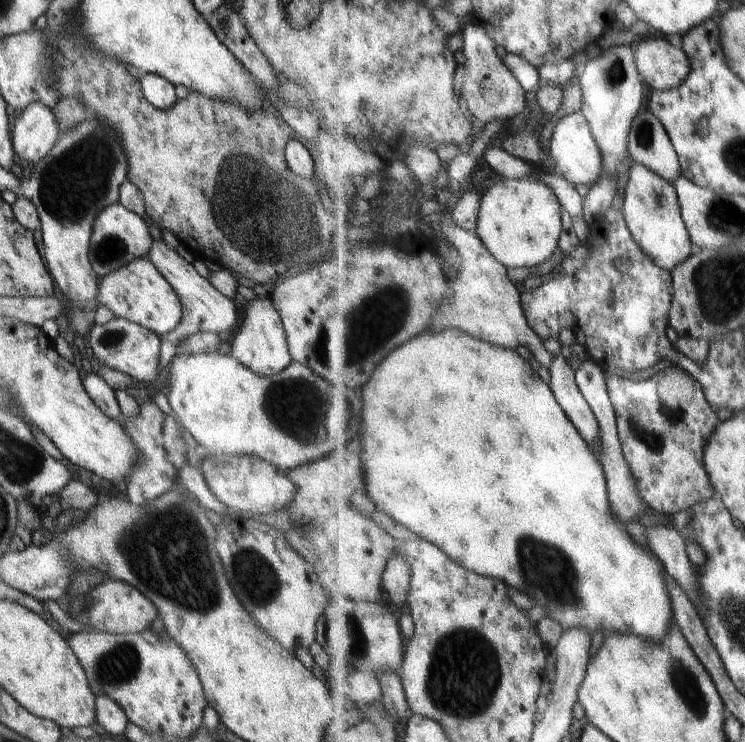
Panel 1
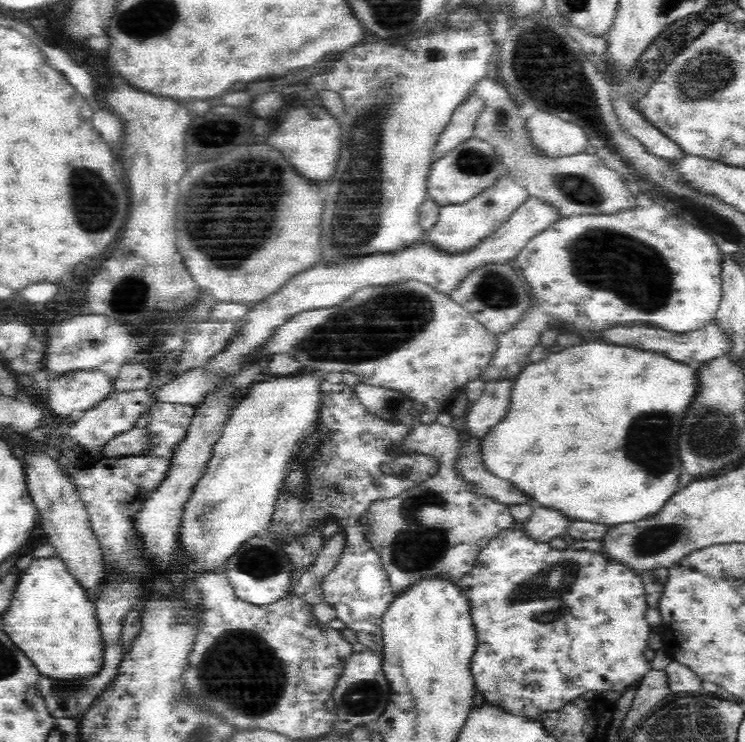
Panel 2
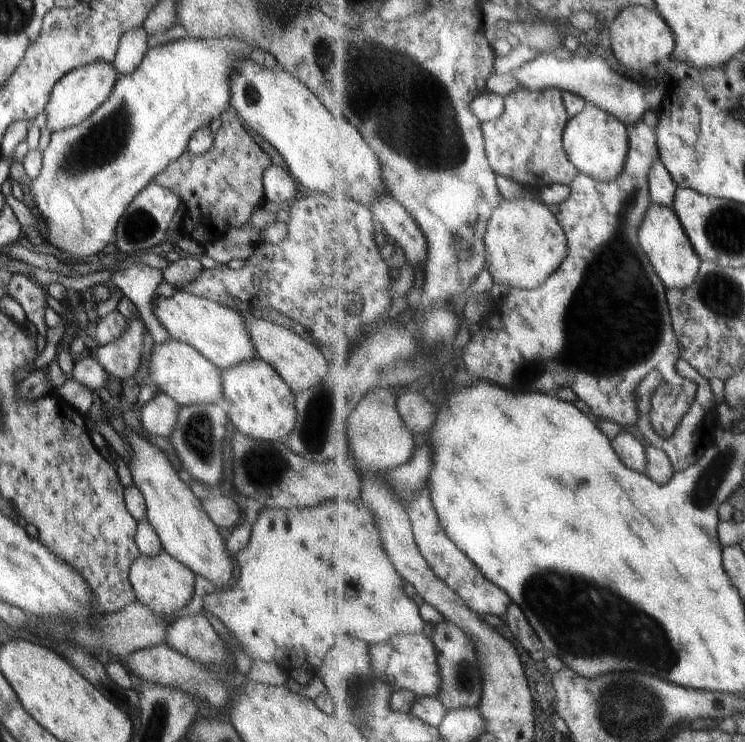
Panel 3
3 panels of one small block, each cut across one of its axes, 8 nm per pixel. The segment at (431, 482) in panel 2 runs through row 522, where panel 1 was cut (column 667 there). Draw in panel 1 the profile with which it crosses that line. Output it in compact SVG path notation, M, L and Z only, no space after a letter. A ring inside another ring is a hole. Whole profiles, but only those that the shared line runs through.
M680 365L667 366L648 380L612 375L607 379L625 455L642 498L658 513L694 509L717 490L705 463L707 444L721 423L702 383Z

